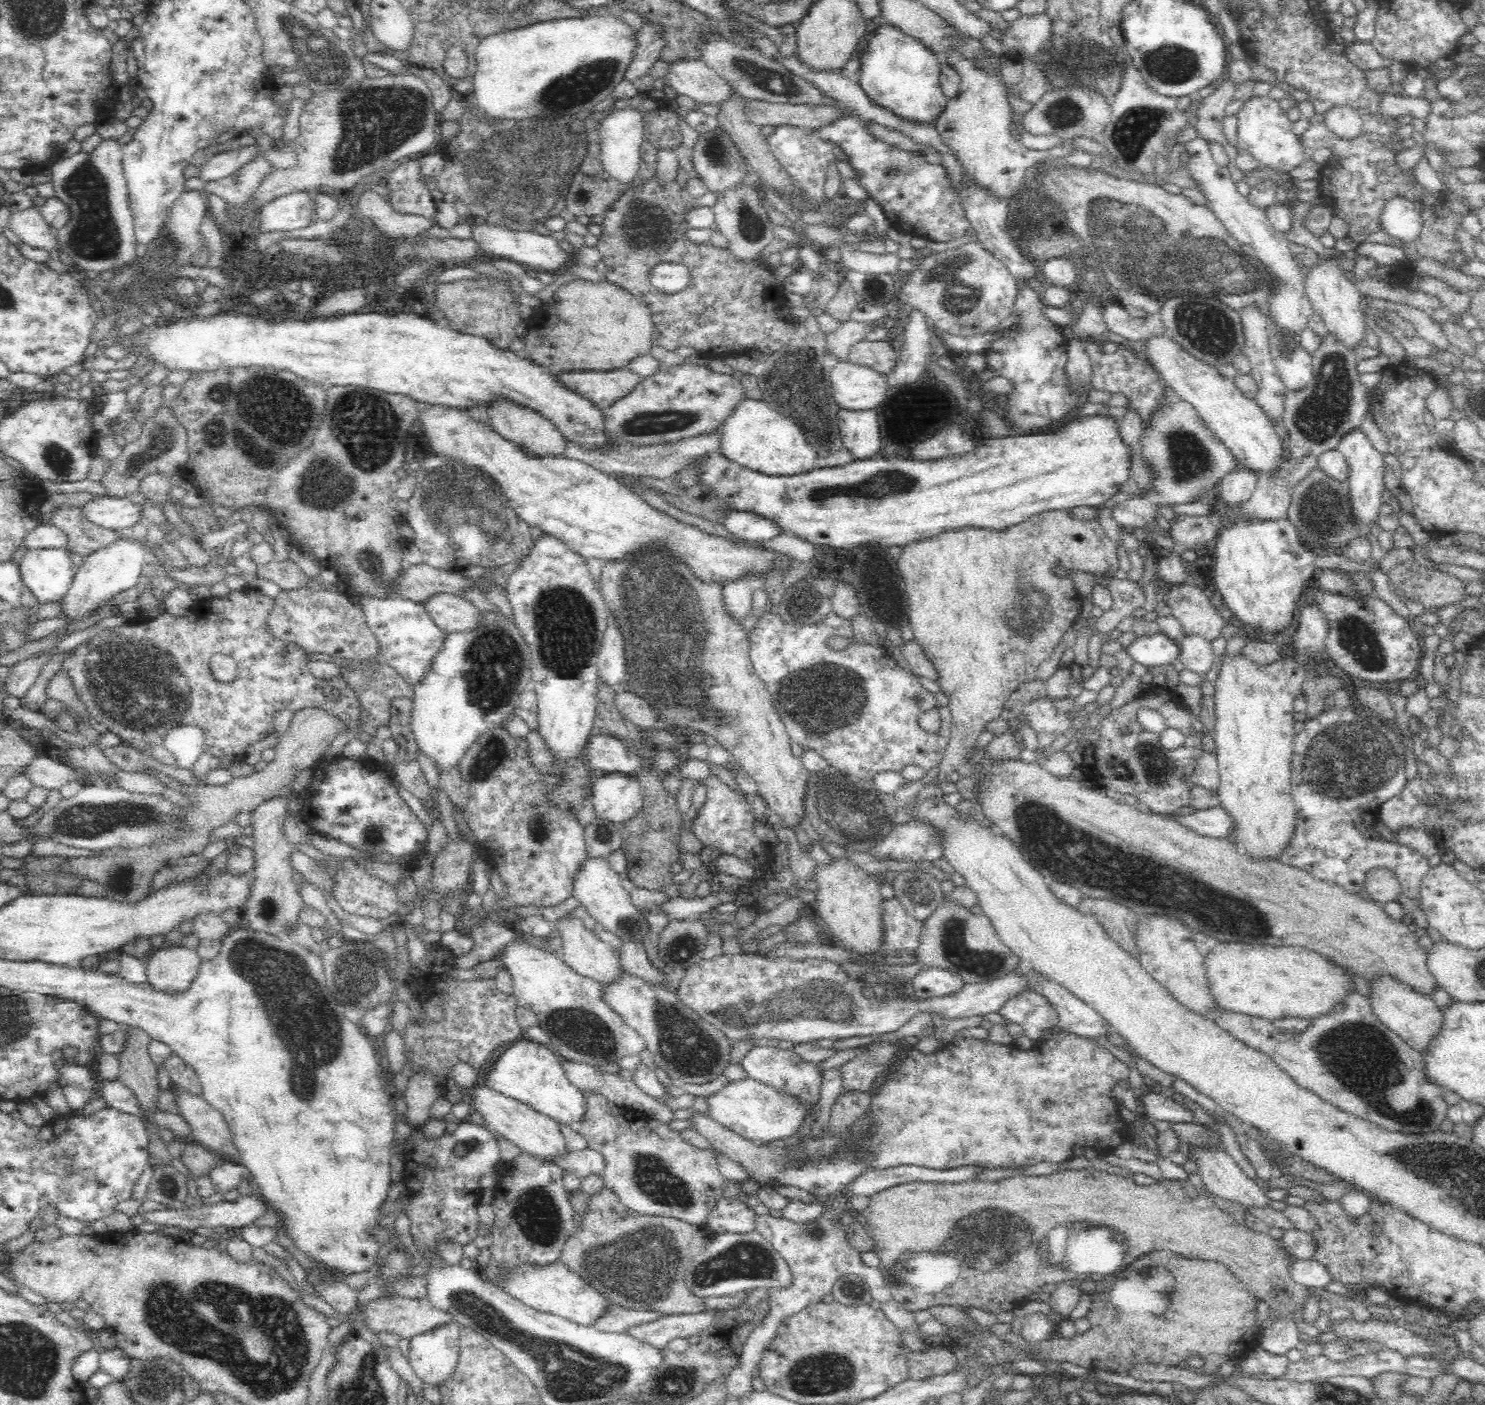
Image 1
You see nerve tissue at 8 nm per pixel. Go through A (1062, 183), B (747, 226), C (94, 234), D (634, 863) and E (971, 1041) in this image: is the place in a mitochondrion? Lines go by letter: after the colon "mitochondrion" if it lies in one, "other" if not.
A: other
B: mitochondrion
C: mitochondrion
D: other
E: other

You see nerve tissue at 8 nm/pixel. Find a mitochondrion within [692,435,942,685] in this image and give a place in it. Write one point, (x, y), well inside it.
(892, 483)

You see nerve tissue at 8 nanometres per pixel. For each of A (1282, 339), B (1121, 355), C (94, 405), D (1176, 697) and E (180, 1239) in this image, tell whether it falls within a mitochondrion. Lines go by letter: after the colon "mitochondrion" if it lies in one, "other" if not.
A: mitochondrion
B: other
C: other
D: other
E: other

